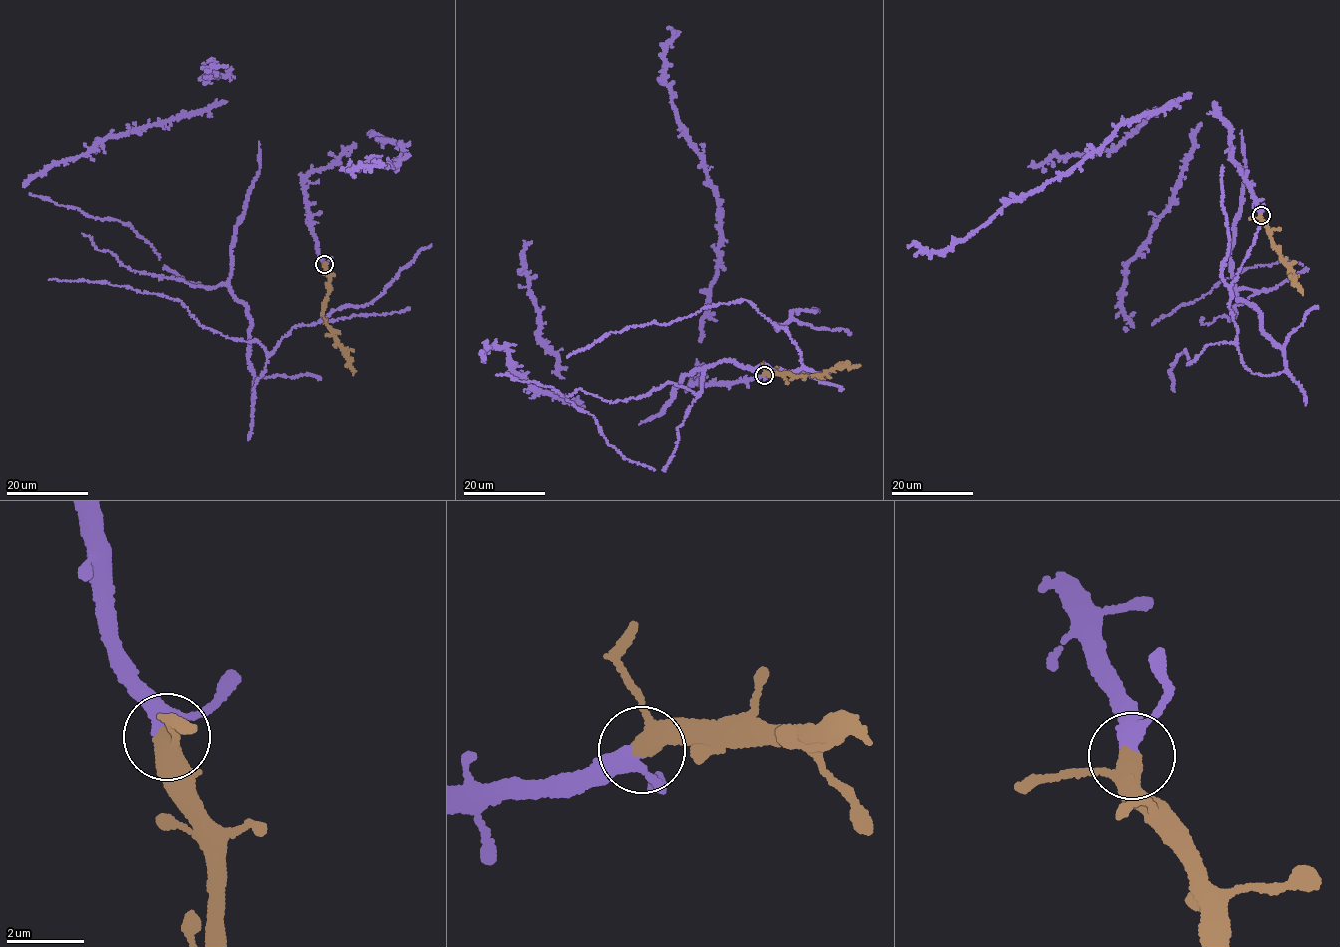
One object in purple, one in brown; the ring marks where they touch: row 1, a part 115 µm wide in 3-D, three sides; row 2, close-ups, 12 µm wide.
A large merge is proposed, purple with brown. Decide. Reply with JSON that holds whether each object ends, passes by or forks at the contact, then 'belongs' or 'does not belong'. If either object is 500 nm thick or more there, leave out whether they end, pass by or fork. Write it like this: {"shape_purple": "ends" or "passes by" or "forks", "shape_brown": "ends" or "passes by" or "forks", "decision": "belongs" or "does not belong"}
{"shape_purple": "passes by", "shape_brown": "passes by", "decision": "belongs"}

